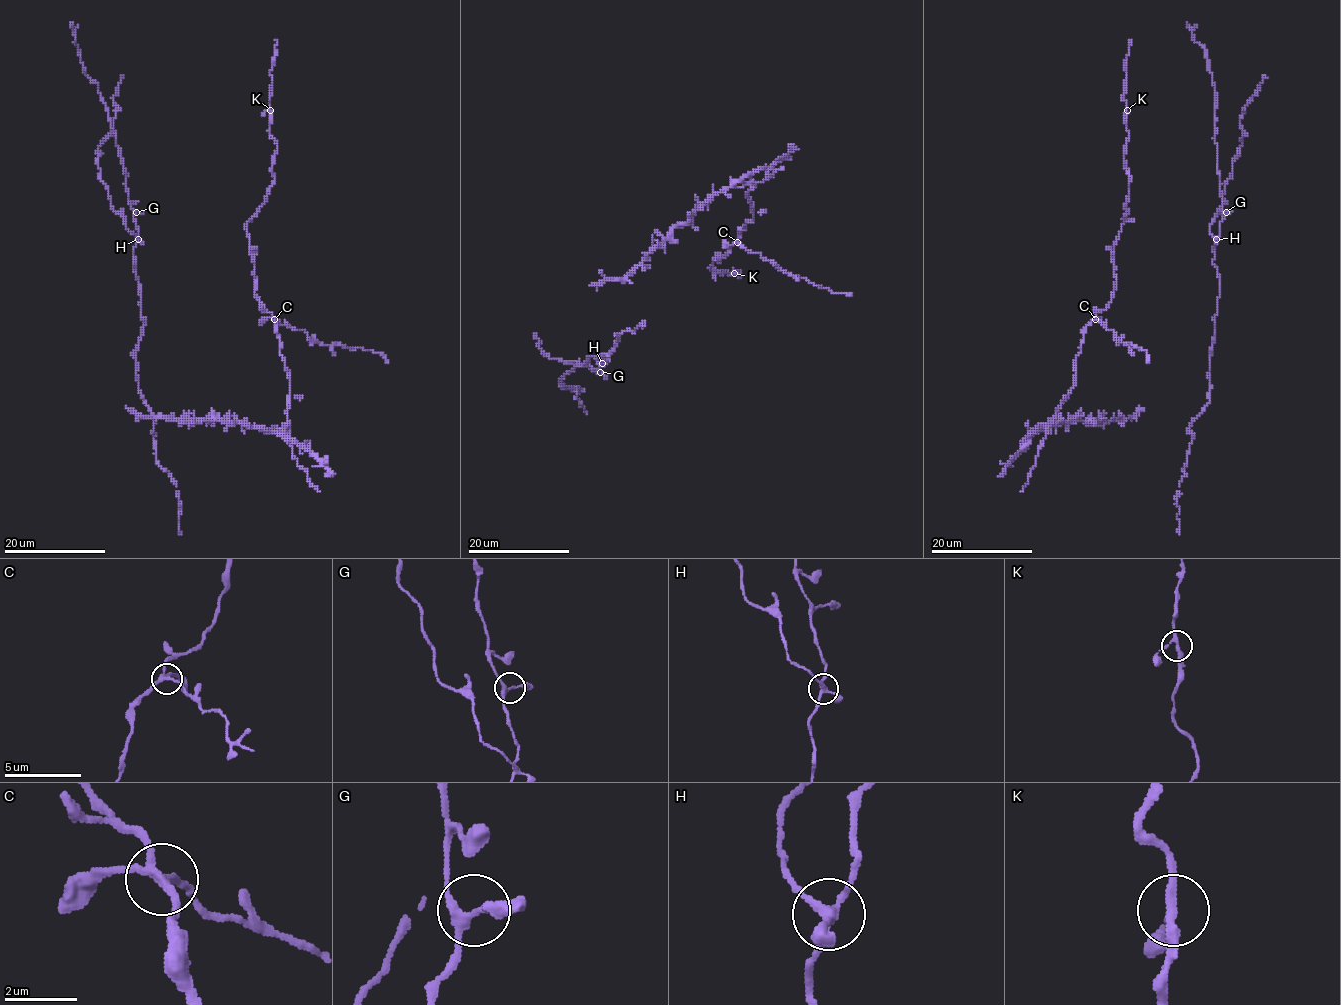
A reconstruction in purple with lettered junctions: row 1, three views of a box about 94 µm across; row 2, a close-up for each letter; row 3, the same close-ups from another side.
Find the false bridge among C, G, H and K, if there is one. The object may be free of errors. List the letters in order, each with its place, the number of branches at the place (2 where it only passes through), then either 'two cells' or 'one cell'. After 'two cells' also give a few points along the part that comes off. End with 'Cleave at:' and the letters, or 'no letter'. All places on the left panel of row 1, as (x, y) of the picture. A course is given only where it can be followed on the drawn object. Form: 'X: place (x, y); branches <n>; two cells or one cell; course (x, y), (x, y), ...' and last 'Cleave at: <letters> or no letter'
C: place (274, 319); branches 4; one cell
G: place (136, 212); branches 3; one cell
H: place (138, 239); branches 4; two cells; course (138, 240), (112, 209), (97, 164), (97, 149), (109, 135), (114, 96), (124, 78)
K: place (270, 110); branches 3; one cell
Cleave at: H

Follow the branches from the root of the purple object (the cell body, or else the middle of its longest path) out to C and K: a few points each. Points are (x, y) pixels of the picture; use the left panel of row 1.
C: (184, 420), (231, 420), (261, 428), (283, 428), (288, 420), (290, 377), (280, 353), (280, 339), (274, 319)
K: (184, 420), (281, 429), (288, 420), (290, 377), (276, 322), (255, 294), (246, 230), (274, 180), (270, 110)

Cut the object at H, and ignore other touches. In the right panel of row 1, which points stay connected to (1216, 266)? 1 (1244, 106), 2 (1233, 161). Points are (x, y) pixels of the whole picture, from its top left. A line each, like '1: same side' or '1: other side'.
1: other side
2: other side

